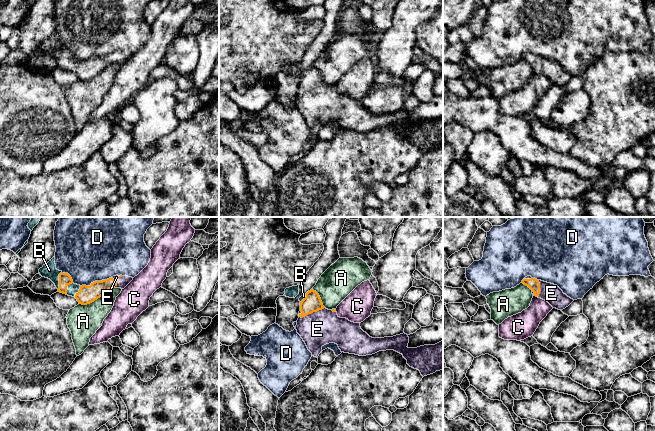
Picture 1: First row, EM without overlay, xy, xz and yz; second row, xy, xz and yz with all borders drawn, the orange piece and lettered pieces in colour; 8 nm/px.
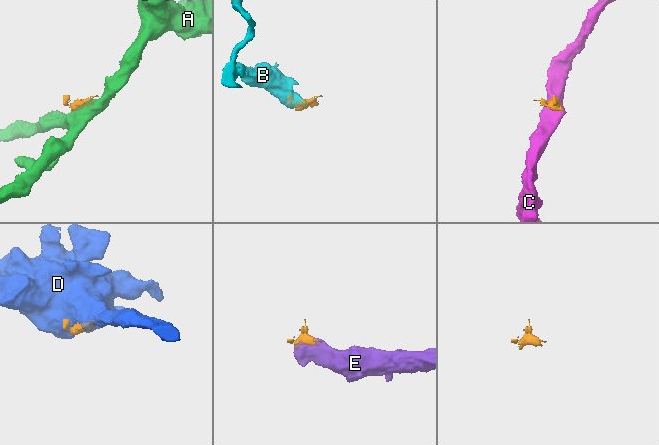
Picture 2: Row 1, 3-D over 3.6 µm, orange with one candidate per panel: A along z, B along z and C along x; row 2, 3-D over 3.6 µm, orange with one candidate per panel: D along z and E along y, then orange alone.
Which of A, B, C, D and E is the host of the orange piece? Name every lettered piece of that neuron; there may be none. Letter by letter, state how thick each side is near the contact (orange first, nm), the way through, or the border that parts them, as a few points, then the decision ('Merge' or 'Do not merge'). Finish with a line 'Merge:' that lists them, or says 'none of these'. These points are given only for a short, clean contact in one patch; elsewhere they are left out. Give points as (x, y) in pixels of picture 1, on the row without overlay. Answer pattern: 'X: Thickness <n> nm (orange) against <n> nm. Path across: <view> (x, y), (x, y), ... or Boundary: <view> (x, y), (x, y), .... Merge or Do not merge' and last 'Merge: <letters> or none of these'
A: Thickness 140 nm (orange) against 260 nm. Boundary: xy (113, 63), (93, 77), (79, 80). Do not merge
B: Thickness 100 nm (orange) against 120 nm. Merge
C: Thickness 90 nm (orange) against 200 nm. Boundary: yz (534, 71), (536, 73). Do not merge
D: Thickness 140 nm (orange) against 460 nm. Do not merge
E: Thickness 150 nm (orange) against 280 nm. Path across: xz (312, 78), (311, 88), (317, 105). Merge
Merge: B, E

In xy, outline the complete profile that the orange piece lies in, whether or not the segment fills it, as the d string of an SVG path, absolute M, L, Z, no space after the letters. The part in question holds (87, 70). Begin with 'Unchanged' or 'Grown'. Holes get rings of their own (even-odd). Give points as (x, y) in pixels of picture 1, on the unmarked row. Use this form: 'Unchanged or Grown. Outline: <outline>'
Grown. Outline: M55 32L39 45L39 49L42 53L50 55L55 60L58 68L75 73L82 81L94 78L109 65L124 65L133 56L132 53L116 51L107 56L95 57L90 62L80 62L73 59L68 49L56 45Z

